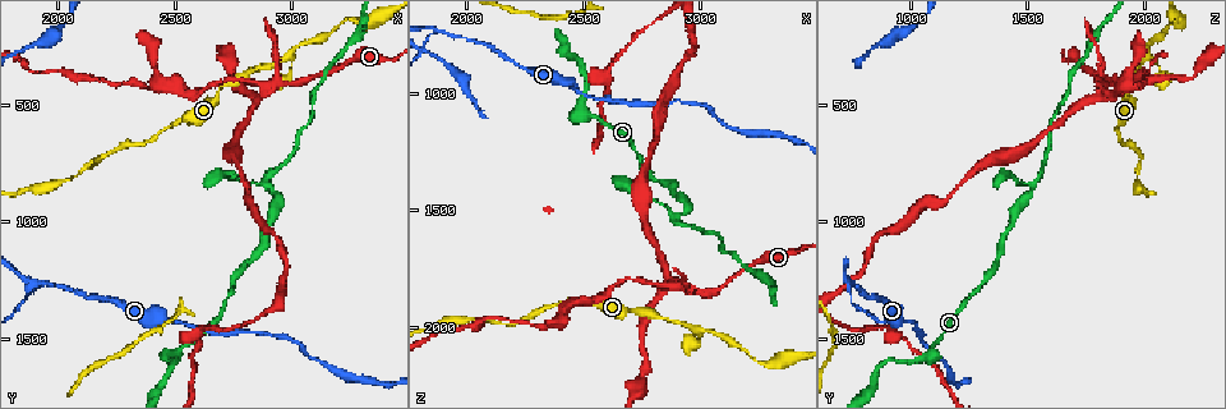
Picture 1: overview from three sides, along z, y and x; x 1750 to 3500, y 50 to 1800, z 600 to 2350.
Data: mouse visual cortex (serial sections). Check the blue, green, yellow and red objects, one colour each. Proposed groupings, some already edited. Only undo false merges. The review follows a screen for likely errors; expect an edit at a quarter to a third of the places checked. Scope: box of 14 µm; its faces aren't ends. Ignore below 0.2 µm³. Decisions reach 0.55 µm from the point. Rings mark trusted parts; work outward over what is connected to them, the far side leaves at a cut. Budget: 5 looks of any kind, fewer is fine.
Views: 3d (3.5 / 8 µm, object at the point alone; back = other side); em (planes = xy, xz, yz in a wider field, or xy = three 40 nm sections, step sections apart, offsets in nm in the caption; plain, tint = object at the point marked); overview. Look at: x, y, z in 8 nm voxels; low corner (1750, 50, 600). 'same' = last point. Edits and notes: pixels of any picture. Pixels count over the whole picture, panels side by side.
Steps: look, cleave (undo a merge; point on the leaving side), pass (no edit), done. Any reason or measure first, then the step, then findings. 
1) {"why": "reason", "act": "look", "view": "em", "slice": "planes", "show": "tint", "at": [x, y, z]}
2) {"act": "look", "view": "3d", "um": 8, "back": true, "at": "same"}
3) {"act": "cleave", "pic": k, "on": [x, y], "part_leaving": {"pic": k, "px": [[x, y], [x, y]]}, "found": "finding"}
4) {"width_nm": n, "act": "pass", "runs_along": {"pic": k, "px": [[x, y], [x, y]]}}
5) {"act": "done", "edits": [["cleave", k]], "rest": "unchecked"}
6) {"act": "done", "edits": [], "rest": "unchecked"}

{"why": "thin neck", "act": "look", "view": "3d", "um": 3.5, "at": [2050, 820, 1970]}

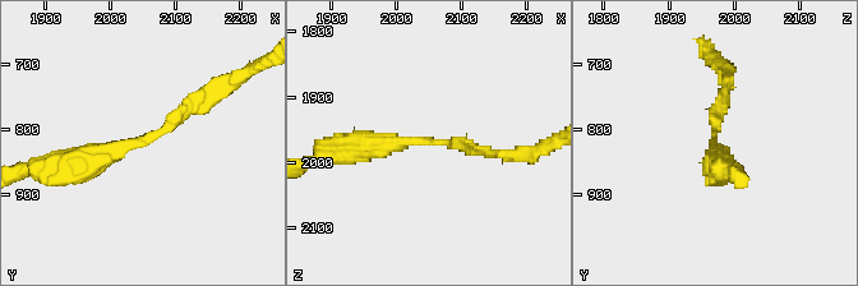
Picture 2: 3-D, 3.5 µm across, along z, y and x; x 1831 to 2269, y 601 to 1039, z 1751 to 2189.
{"arm_widths_nm": [150, 300], "why": "need the tissue", "act": "look", "view": "em", "slice": "xy", "step": 1, "show": "tint", "at": [2060, 810, 1970]}

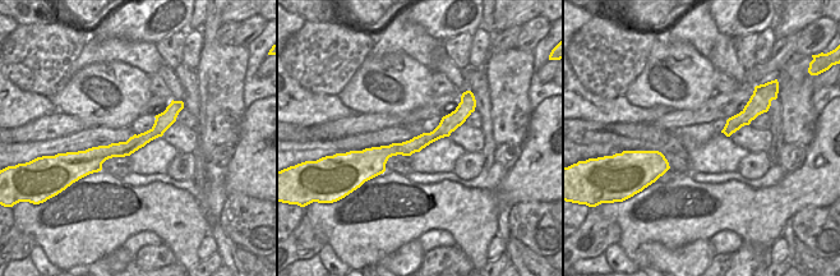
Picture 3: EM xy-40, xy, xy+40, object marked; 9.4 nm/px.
{"act": "look", "view": "em", "slice": "planes", "show": "tint", "at": "same"}

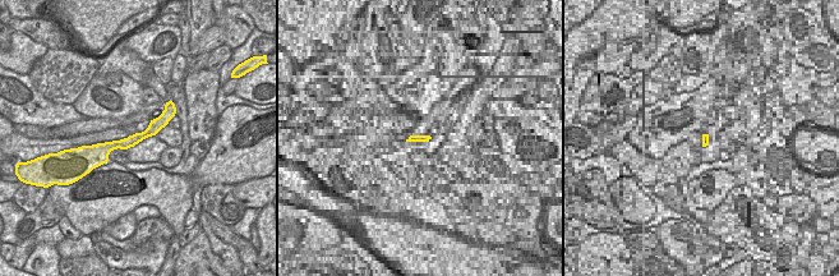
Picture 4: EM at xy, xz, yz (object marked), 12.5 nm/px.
{"act": "pass", "runs_along": {"pic": 2, "px": [[215, 88], [144, 143], [70, 166]]}, "found": "all the same cell"}

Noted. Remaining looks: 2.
{"why": "abrupt turn", "act": "look", "view": "3d", "um": 3.5, "back": true, "at": [2890, 830, 1550]}

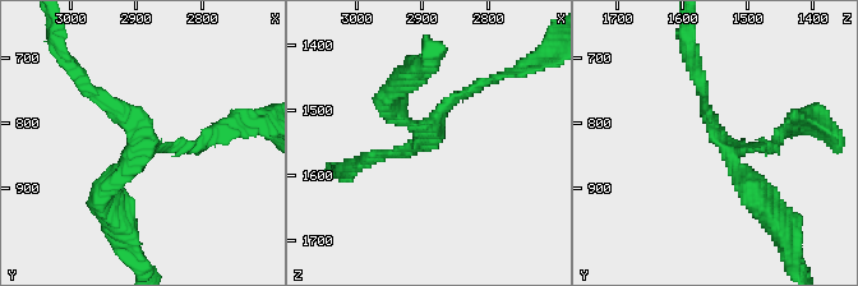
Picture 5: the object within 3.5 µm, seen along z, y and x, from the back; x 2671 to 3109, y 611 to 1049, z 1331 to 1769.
{"act": "look", "view": "em", "slice": "xy", "step": 1, "show": "tint", "at": [2900, 815, 1545]}

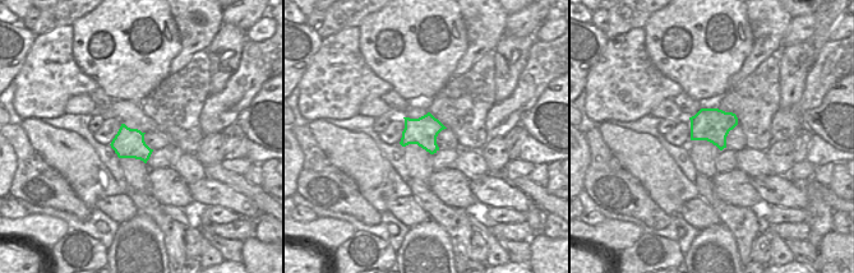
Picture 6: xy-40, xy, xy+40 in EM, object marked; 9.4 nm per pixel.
{"act": "pass", "found": "one cell here"}

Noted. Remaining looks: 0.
{"act": "done", "edits": [], "rest": "unchecked"}

